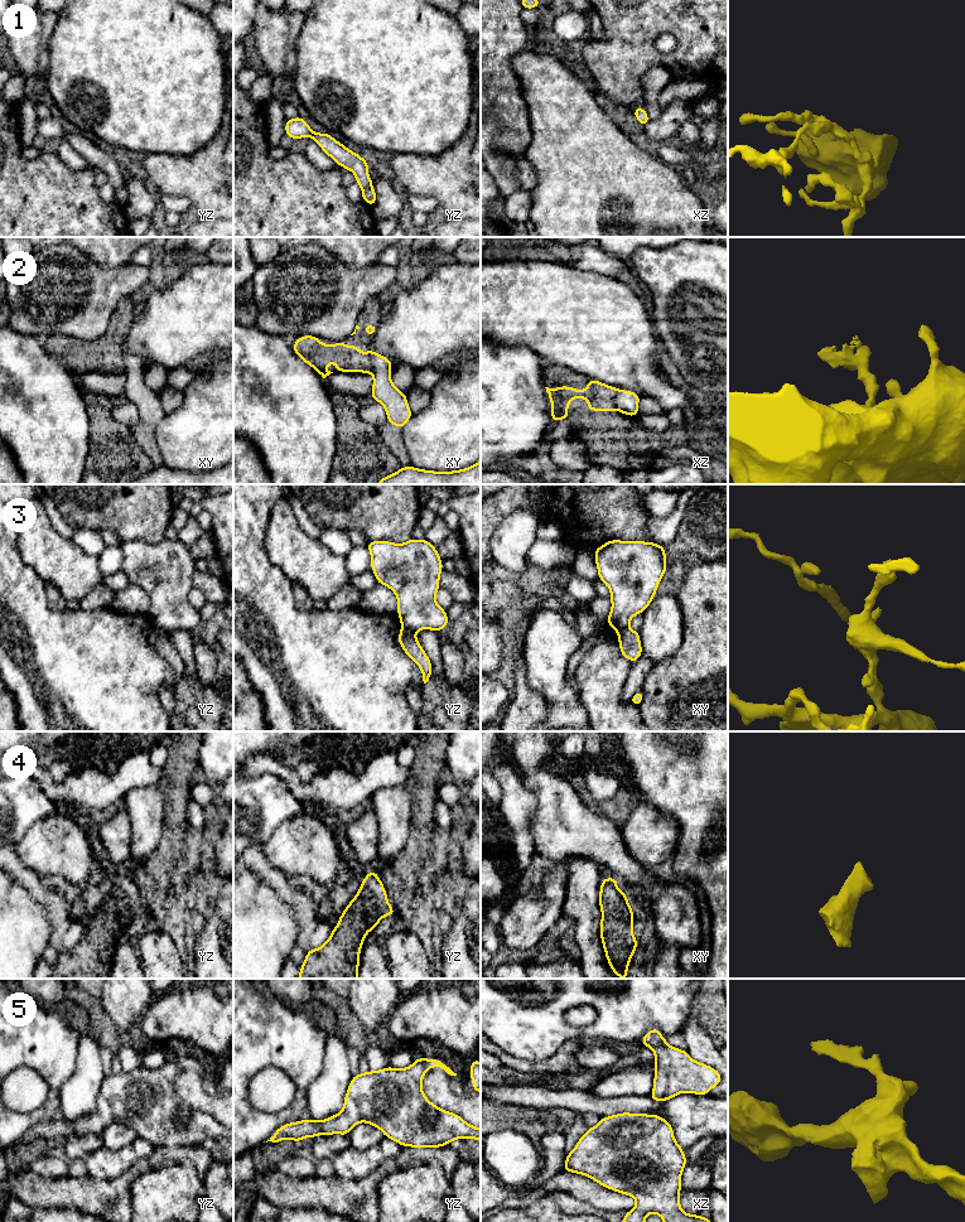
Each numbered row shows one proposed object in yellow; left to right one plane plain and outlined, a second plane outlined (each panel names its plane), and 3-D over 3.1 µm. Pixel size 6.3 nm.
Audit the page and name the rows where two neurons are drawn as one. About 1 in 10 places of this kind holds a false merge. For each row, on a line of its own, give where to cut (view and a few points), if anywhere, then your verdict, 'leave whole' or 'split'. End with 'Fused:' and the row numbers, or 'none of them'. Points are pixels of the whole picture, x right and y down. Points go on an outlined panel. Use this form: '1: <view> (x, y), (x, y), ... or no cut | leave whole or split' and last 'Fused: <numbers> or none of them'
1: no cut | leave whole
2: xy (367, 351), (371, 358), (371, 372) | split
3: yz (403, 626), (414, 633) | split
4: no cut | leave whole
5: no cut | leave whole
Fused: 2, 3

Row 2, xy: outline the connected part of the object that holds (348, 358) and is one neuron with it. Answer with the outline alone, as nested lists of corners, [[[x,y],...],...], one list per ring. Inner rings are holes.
[[[303,335],[291,347],[296,356],[323,378],[333,373],[324,370],[330,362],[336,363],[336,372],[372,372],[368,351],[361,353],[358,346],[344,346],[344,339],[338,340],[336,346],[320,343],[319,339],[314,335]]]

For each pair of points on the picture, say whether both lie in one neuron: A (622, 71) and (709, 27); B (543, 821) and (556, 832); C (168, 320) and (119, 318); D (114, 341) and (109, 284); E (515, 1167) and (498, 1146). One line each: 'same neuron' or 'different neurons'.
A: same neuron
B: same neuron
C: different neurons
D: different neurons
E: same neuron

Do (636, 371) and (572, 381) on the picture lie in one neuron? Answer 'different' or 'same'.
different

